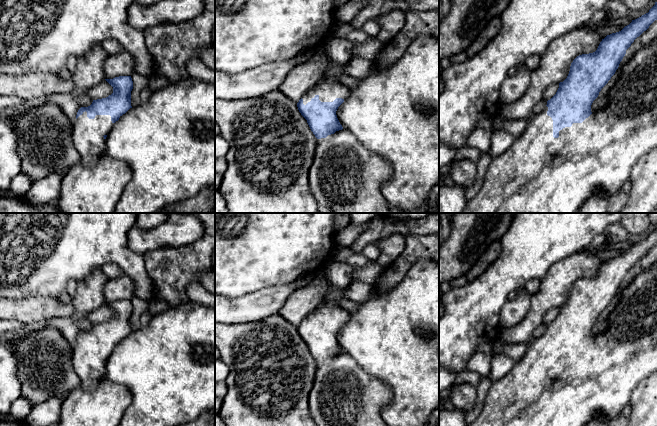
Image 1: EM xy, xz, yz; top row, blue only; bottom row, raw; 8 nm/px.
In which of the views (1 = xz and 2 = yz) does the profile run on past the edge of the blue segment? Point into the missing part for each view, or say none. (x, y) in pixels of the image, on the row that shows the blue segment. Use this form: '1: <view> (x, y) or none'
1: xz (345, 177)
2: yz (538, 173)

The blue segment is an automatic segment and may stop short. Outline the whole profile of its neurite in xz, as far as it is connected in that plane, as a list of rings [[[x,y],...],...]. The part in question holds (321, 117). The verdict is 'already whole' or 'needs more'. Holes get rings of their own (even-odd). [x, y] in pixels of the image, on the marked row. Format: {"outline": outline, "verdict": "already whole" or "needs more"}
{"outline": [[[323,80],[307,91],[297,103],[301,115],[317,138],[317,148],[309,171],[309,186],[318,205],[318,213],[392,213],[382,194],[382,186],[393,175],[389,162],[366,149],[340,124],[336,111],[350,95],[340,82]]], "verdict": "needs more"}

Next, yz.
{"outline": [[[657,2],[648,13],[632,20],[621,31],[607,35],[600,42],[597,50],[593,53],[577,56],[570,66],[567,78],[559,83],[556,94],[547,101],[544,110],[527,121],[524,132],[514,139],[509,149],[501,155],[493,157],[484,177],[483,185],[478,194],[469,200],[463,213],[577,213],[585,201],[595,192],[602,191],[610,196],[617,194],[623,185],[630,181],[631,172],[636,163],[648,152],[657,148],[657,37],[650,43],[643,45],[624,65],[621,74],[608,93],[608,104],[600,111],[591,112],[591,105],[598,97],[601,89],[615,74],[620,62],[626,54],[626,50],[634,40],[639,37],[649,26],[657,20]]], "verdict": "needs more"}

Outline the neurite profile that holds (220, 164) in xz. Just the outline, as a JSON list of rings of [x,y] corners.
[[[225,158],[215,159],[215,189],[219,189],[227,169]]]

